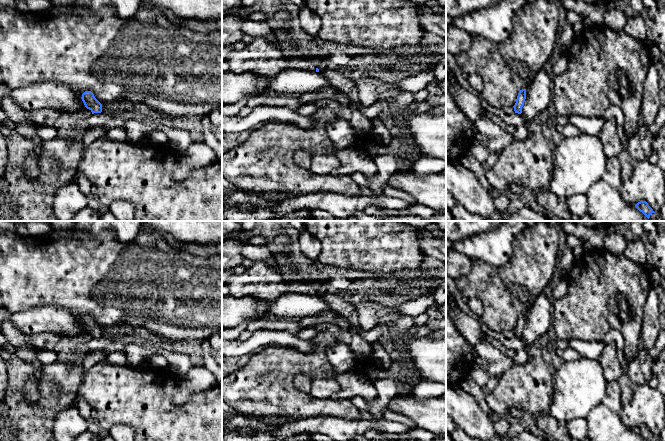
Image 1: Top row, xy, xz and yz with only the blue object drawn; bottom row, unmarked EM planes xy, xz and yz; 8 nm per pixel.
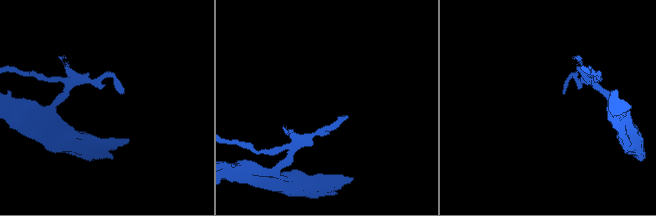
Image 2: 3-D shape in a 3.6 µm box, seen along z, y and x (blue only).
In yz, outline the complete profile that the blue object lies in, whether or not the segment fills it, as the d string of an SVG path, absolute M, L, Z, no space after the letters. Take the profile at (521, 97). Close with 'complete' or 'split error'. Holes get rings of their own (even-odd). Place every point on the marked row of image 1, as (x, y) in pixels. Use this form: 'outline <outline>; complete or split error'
outline M522 89L519 91L516 103L513 106L515 113L521 114L522 113L522 107L524 105L526 99L526 89Z; complete

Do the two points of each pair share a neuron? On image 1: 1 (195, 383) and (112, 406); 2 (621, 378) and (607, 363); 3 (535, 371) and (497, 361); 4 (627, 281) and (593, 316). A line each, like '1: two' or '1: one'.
1: two
2: one
3: two
4: one

